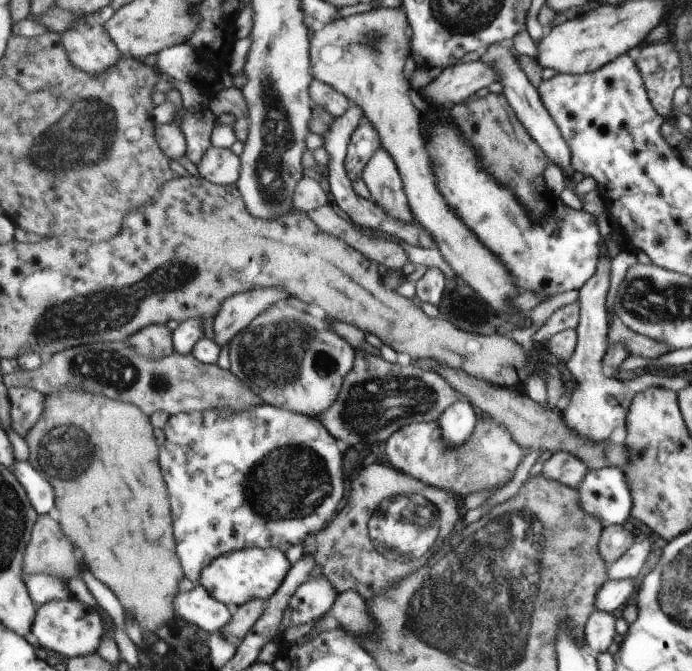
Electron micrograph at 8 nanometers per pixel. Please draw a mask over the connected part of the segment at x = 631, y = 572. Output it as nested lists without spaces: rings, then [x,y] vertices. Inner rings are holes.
[[[647,540],[634,543],[617,561],[607,565],[608,580],[633,579],[643,568],[651,546]]]

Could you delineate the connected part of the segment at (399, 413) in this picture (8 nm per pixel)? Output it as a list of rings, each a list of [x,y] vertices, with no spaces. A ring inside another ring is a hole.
[[[355,349],[354,368],[346,374],[339,397],[329,409],[325,410],[323,414],[319,414],[317,418],[331,434],[335,435],[335,438],[340,438],[345,446],[351,447],[355,446],[361,438],[369,440],[369,442],[385,442],[392,432],[415,421],[437,421],[443,410],[458,398],[459,395],[453,388],[433,370],[421,370],[413,363],[407,366],[390,364],[381,357],[369,355],[361,349]]]

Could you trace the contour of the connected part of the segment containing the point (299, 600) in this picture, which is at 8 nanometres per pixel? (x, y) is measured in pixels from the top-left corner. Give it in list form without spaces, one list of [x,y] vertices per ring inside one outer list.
[[[321,573],[317,576],[309,575],[289,597],[291,624],[301,626],[305,622],[317,622],[325,618],[325,613],[333,604],[336,594],[336,590],[329,581],[324,581]]]

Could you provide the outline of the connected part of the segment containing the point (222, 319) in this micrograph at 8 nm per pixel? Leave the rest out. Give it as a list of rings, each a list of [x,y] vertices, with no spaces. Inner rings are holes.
[[[265,287],[237,293],[227,298],[213,316],[212,341],[219,348],[225,344],[229,345],[231,338],[245,329],[259,313],[288,297],[277,287]]]

